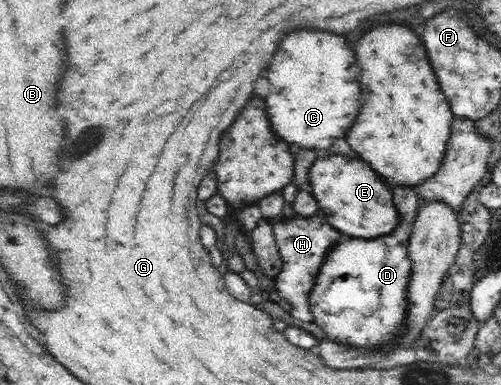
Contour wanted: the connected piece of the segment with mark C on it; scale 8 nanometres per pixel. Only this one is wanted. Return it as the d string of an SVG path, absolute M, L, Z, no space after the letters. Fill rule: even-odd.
M298 30L286 36L274 54L270 66L266 68L266 78L270 80L270 94L266 96L268 118L276 134L286 142L300 144L302 148L330 148L336 138L346 136L352 122L360 112L360 66L354 52L348 48L346 38L330 34L326 30Z

